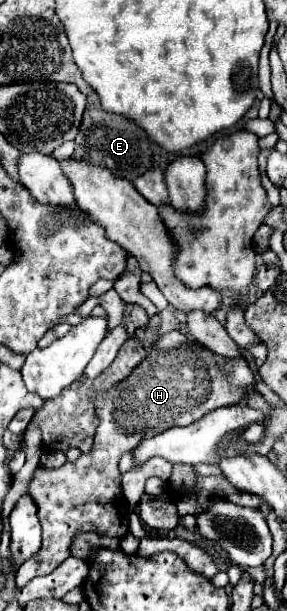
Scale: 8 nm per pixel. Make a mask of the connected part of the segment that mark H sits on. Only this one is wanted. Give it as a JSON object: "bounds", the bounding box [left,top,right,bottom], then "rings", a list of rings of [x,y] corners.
{"bounds":[16,330,256,588],"rings":[[[180,330],[162,334],[154,342],[154,350],[148,352],[126,380],[114,384],[110,390],[94,394],[94,408],[100,424],[92,450],[60,468],[36,468],[28,484],[28,494],[38,506],[42,550],[18,568],[16,586],[22,588],[36,576],[52,574],[54,568],[72,556],[70,546],[80,530],[124,538],[128,534],[130,510],[120,490],[120,456],[170,426],[188,426],[216,408],[242,402],[250,388],[256,388],[256,378],[244,356],[240,356],[236,364],[236,360],[214,354]]]}

